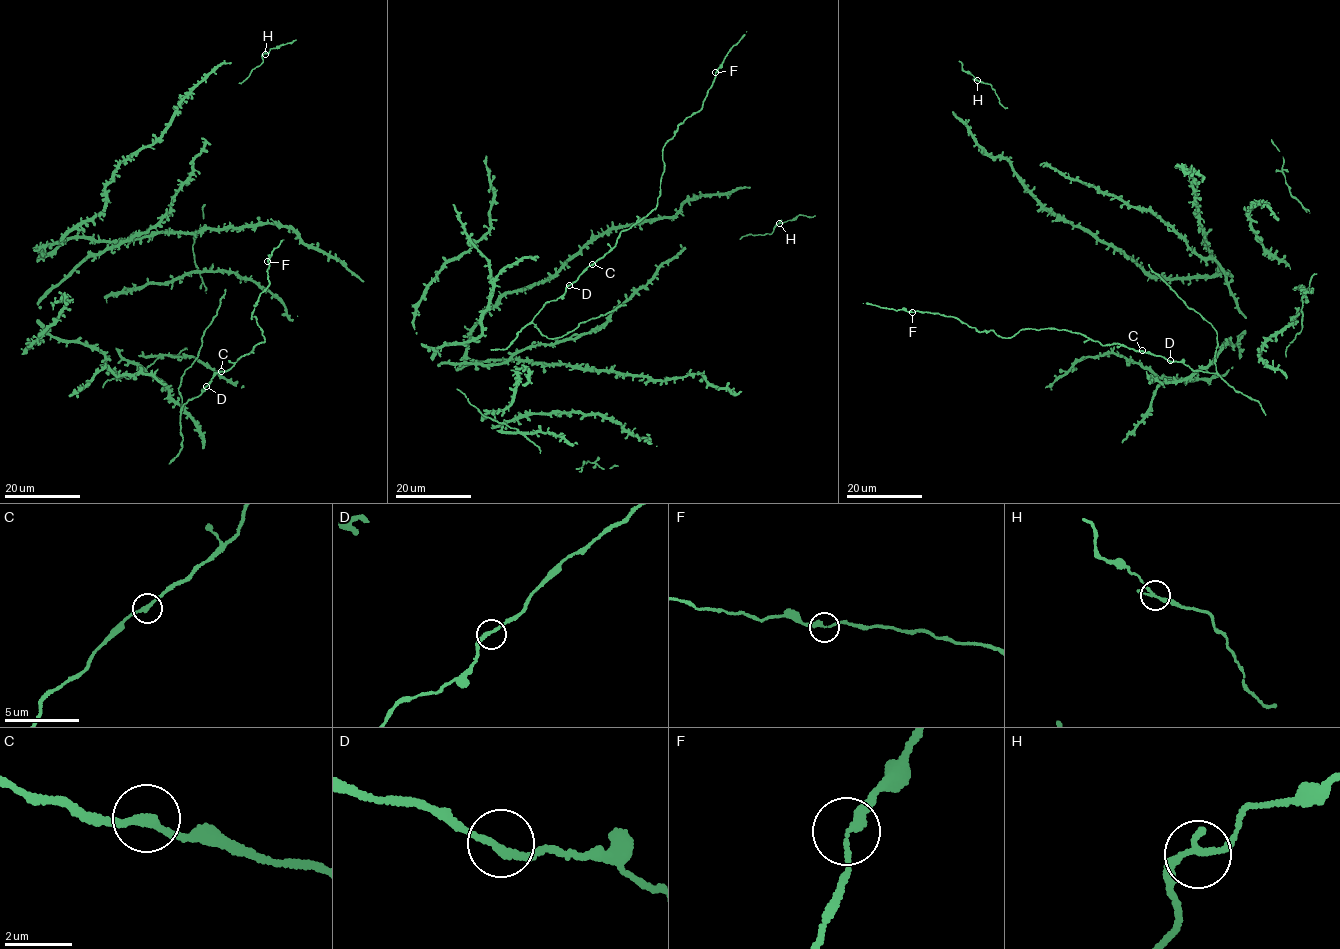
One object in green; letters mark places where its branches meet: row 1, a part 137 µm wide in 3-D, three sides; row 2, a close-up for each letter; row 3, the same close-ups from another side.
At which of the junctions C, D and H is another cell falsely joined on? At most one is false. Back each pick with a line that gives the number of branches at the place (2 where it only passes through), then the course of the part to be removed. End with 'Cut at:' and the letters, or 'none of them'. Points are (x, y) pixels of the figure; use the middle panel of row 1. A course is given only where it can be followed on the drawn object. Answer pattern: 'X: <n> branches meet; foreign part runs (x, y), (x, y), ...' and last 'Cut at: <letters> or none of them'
Cut at: none of them

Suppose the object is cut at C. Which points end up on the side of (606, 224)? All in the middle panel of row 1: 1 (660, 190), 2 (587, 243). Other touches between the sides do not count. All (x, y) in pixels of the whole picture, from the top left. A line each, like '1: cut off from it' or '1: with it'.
1: cut off from it
2: with it

